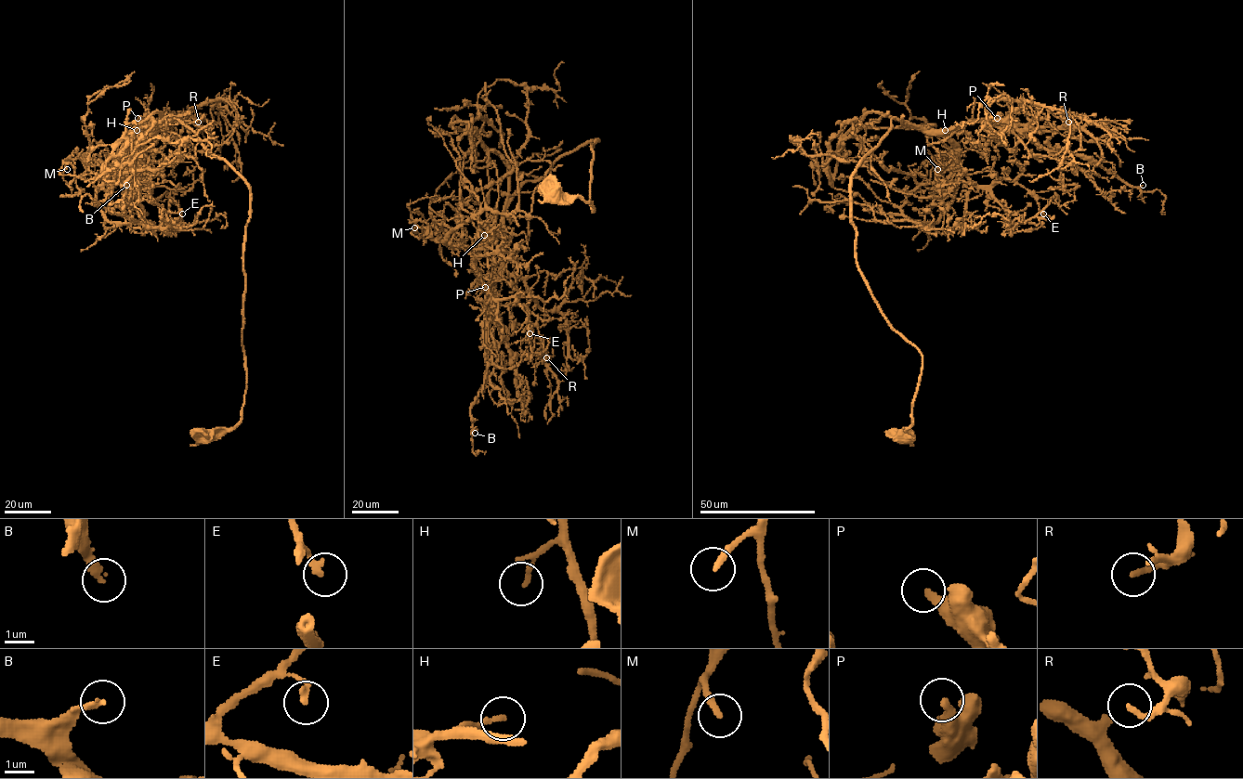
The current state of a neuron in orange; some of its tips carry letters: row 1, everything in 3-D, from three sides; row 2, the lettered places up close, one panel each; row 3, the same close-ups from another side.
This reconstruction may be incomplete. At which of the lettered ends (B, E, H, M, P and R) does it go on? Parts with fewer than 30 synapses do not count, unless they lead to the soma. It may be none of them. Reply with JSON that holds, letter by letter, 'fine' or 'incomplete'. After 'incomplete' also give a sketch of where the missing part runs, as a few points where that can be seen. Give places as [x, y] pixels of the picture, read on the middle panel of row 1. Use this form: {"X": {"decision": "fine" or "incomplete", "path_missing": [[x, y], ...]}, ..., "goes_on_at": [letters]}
{"B": {"decision": "incomplete", "path_missing": [[475, 433], [497, 450], [511, 424], [514, 426], [538, 408], [537, 399]]}, "E": {"decision": "fine"}, "H": {"decision": "fine"}, "M": {"decision": "fine"}, "P": {"decision": "fine"}, "R": {"decision": "fine"}, "goes_on_at": ["B"]}

